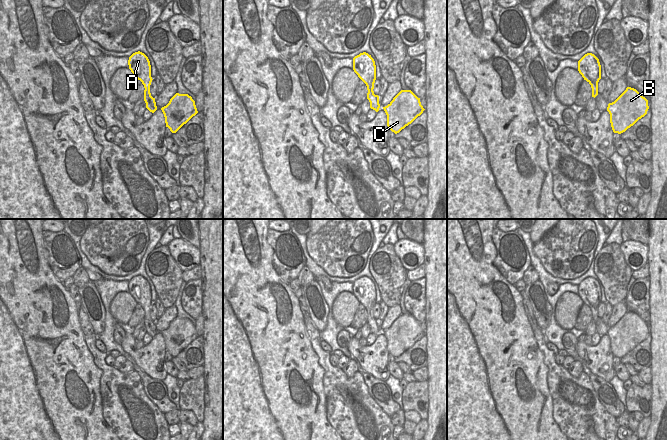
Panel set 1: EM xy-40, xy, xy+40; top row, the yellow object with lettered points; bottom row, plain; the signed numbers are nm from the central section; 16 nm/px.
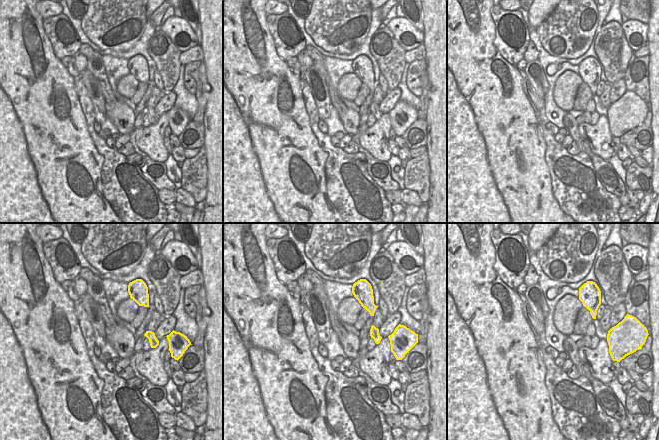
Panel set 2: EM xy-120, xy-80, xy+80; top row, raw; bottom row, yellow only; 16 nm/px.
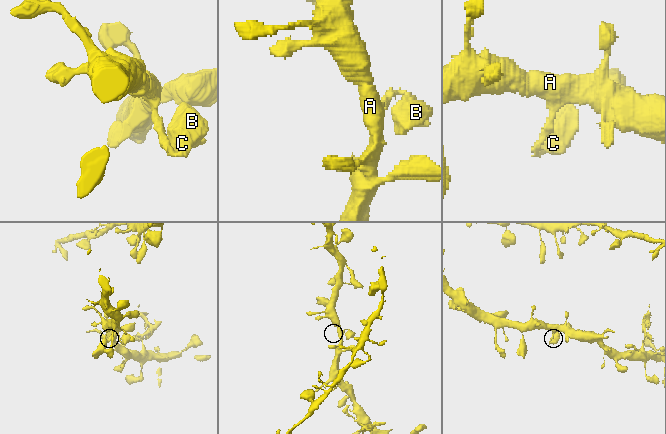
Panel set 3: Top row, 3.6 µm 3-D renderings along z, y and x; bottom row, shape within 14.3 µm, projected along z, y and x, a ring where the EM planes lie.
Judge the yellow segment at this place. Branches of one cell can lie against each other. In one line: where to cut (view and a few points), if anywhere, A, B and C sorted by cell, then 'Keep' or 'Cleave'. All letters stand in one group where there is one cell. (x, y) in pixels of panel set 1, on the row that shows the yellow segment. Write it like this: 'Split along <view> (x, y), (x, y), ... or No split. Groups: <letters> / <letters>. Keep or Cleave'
No split. Groups: A B C. Keep

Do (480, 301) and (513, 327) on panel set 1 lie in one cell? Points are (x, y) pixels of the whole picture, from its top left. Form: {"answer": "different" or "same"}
{"answer": "same"}

